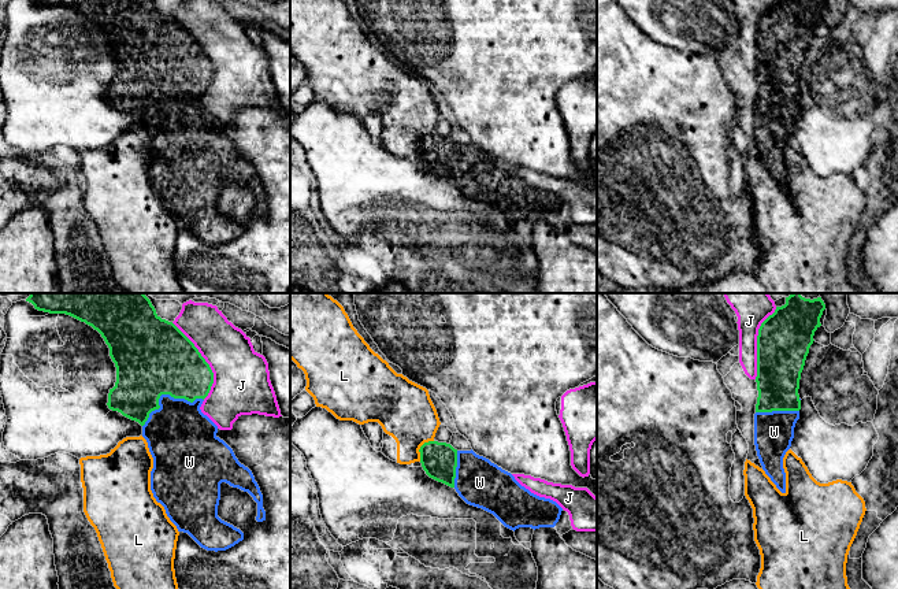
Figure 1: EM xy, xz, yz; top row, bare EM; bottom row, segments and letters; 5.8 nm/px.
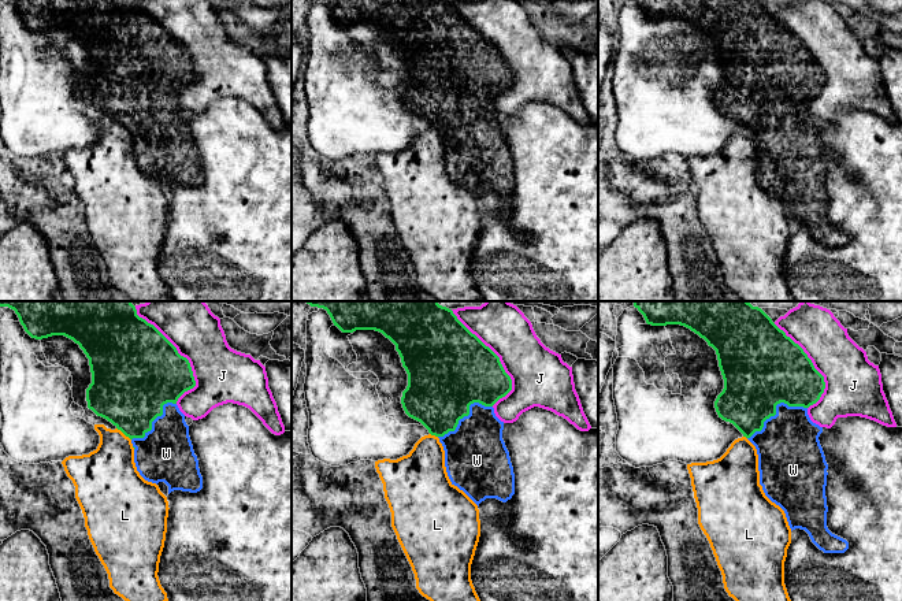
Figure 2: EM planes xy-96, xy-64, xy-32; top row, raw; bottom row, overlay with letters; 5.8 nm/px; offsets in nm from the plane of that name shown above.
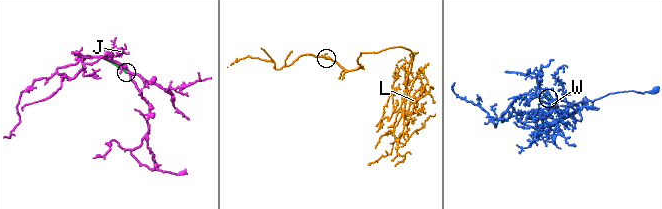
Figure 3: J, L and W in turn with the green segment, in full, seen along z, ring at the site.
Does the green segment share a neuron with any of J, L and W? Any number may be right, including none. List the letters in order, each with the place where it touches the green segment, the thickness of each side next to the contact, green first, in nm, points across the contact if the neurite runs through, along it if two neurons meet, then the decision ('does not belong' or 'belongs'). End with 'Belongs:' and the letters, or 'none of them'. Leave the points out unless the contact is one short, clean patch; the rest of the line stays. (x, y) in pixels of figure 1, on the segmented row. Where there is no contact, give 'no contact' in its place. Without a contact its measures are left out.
J: contact xy (204, 360); calibres 400 and 340 nm; does not belong
L: contact xz (420, 448); calibres 200 and 340 nm; does not belong
W: contact xy (164, 393); calibres 460 and 380 nm; belongs
Belongs: W

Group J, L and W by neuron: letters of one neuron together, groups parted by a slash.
J / L / W

